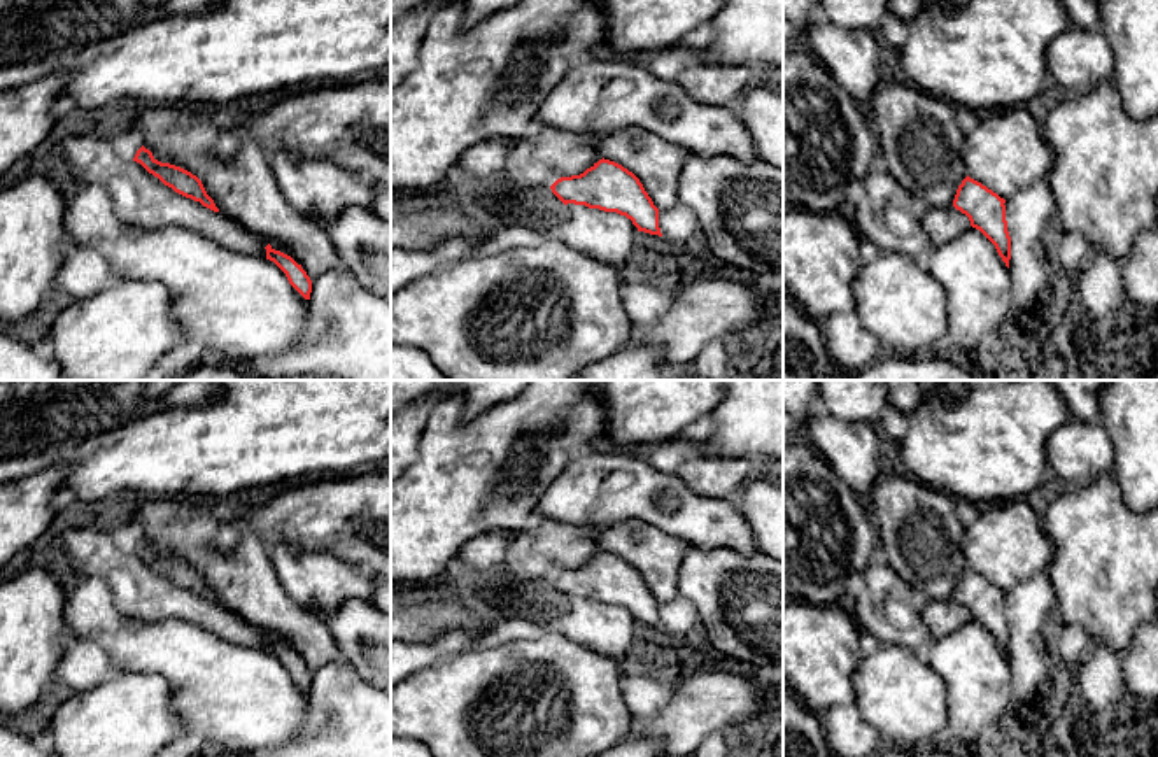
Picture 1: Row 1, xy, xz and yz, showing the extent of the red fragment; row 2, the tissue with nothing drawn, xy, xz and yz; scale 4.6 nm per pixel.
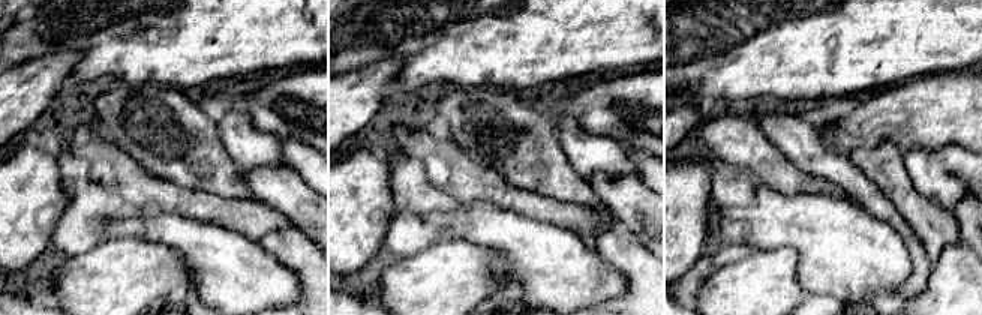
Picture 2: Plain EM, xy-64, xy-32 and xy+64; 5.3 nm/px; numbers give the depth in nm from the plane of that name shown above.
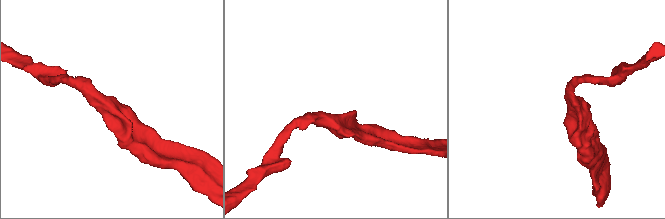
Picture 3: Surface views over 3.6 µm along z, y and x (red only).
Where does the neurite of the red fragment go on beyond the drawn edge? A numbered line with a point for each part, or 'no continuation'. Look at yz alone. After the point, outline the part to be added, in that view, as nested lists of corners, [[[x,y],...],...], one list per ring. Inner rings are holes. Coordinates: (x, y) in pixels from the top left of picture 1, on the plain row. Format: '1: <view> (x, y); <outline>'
1: yz (941, 617); [[[953,598],[950,601],[929,599],[923,608],[923,622],[932,634],[932,640],[960,629],[969,620],[969,610],[957,603]]]

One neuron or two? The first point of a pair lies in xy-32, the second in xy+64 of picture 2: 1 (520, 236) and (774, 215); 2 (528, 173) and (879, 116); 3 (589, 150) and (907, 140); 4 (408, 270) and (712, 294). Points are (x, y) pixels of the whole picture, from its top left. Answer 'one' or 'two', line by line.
1: one
2: two
3: two
4: one

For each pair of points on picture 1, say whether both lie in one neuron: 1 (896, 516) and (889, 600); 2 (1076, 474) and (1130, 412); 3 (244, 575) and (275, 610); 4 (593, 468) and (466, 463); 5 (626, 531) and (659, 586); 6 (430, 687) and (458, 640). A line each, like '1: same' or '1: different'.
1: different
2: different
3: same
4: different
5: same
6: different

